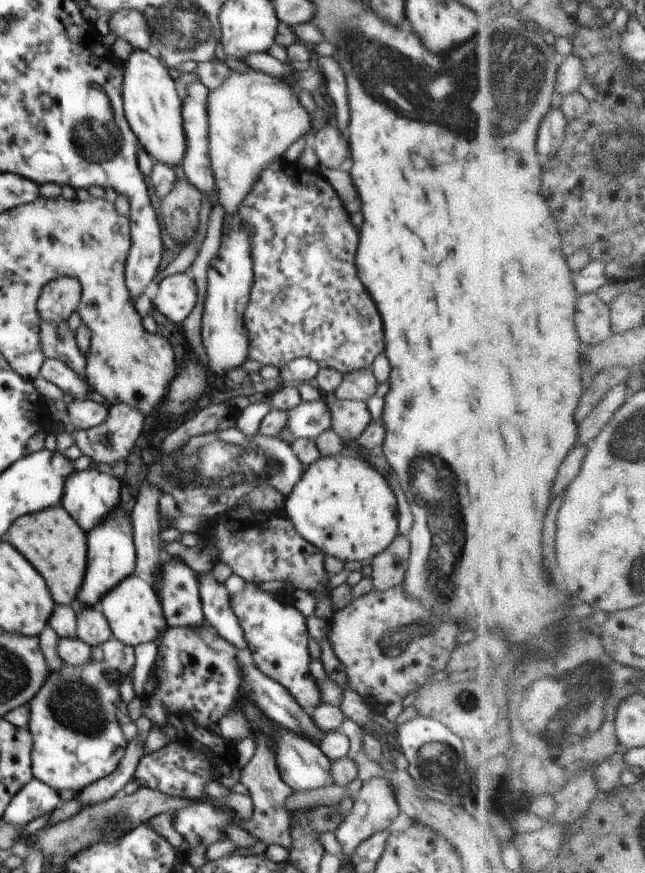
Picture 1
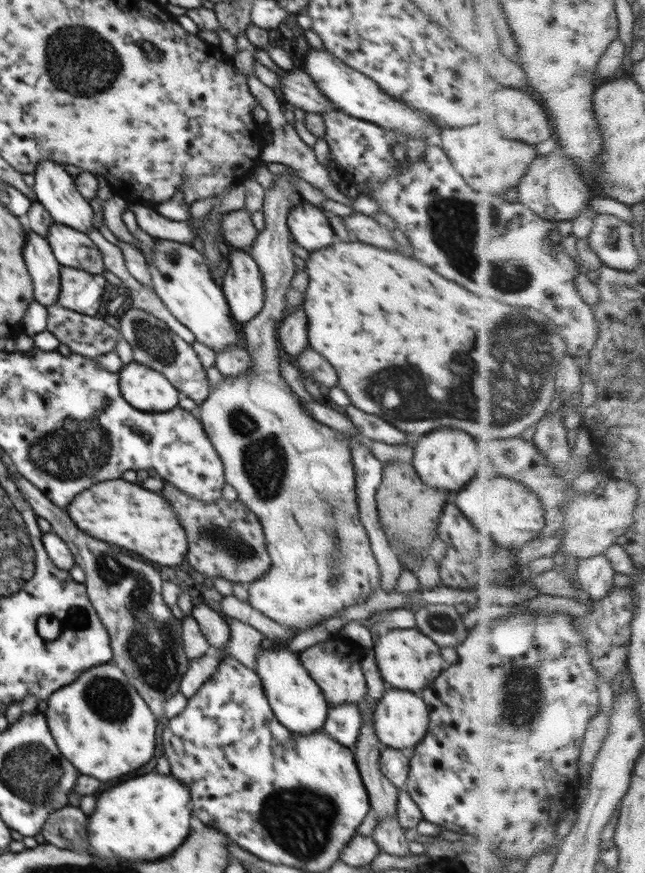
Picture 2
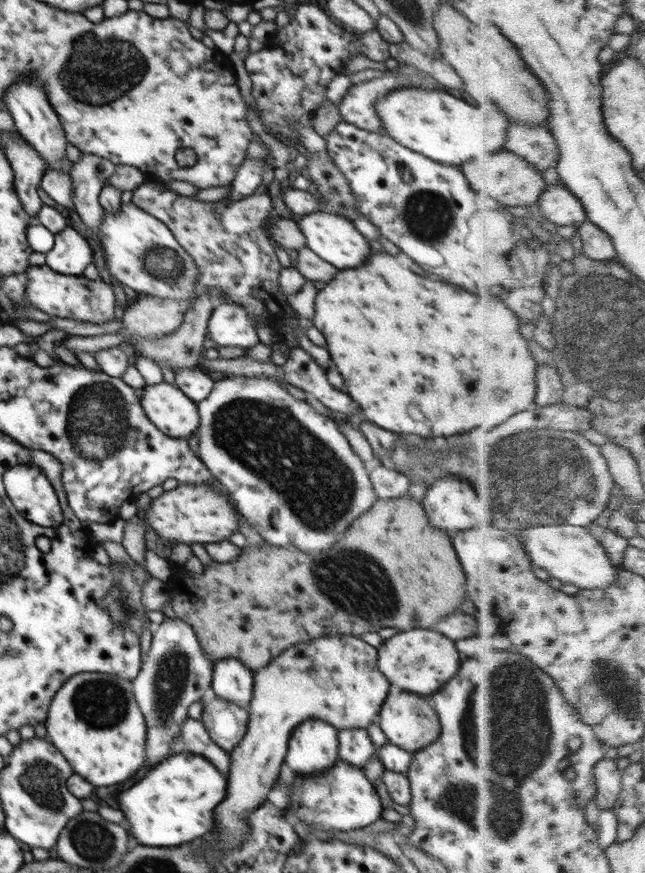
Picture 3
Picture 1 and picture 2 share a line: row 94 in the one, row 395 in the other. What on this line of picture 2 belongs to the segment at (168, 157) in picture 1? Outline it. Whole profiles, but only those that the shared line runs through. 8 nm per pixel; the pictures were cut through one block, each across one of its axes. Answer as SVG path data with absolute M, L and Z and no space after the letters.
M139 363L123 366L118 373L124 401L142 412L168 412L179 407L179 391L160 372Z

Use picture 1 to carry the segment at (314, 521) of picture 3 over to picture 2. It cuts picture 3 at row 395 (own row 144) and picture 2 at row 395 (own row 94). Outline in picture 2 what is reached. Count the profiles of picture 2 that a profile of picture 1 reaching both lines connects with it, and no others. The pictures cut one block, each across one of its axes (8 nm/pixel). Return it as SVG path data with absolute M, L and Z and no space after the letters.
M291 168L287 174L274 174L273 179L274 179L274 188L270 190L265 191L265 201L263 204L262 211L264 211L264 216L265 216L265 229L259 233L259 235L256 237L256 240L251 244L249 250L251 255L253 256L253 259L256 261L256 264L258 265L258 268L260 269L261 272L261 277L262 277L262 282L264 283L264 306L262 307L262 310L252 319L249 320L247 323L243 324L243 331L244 331L244 336L246 337L246 348L245 350L249 352L250 357L252 357L252 361L254 361L254 364L252 364L252 368L246 372L246 374L240 374L239 376L236 375L228 375L225 376L222 379L222 382L217 387L214 387L214 390L210 391L210 394L204 402L202 402L202 406L200 406L200 420L203 423L204 430L206 431L206 434L208 435L208 438L210 439L210 442L213 444L213 447L216 449L216 452L219 454L219 457L221 458L221 462L223 463L223 469L224 469L224 476L225 476L225 482L228 484L232 485L232 488L236 490L237 492L237 500L242 502L242 504L245 504L257 517L258 520L260 521L260 524L262 525L262 530L265 536L265 543L267 546L267 551L268 554L270 555L271 558L271 567L269 568L268 572L265 572L264 575L262 575L258 580L251 582L246 585L246 591L245 591L245 599L249 602L249 604L254 608L255 610L258 610L260 613L265 614L268 618L271 618L272 620L275 620L276 622L279 622L280 624L283 625L288 625L288 628L294 629L295 630L295 636L296 634L299 634L301 631L306 630L307 628L312 628L312 626L317 625L319 622L322 622L322 620L328 620L329 618L334 618L342 616L338 616L338 613L342 612L346 608L359 604L359 598L360 597L366 597L372 592L376 590L378 586L380 586L380 578L381 578L381 572L377 563L377 560L375 559L375 556L372 556L372 549L371 549L371 542L369 541L369 536L367 533L367 530L365 529L365 526L362 524L362 521L360 520L359 517L359 506L358 506L358 501L357 501L357 484L356 484L356 476L355 476L355 469L353 466L352 462L352 455L351 455L351 442L349 440L349 437L346 437L345 434L342 434L341 432L338 432L337 430L334 430L333 428L330 428L329 426L326 426L325 424L322 424L321 422L318 422L305 408L300 404L300 399L299 397L291 390L290 386L284 381L284 378L280 375L280 348L278 348L278 342L276 342L276 322L278 320L282 320L283 314L285 314L285 308L287 307L287 302L286 300L286 293L288 290L288 287L290 286L291 280L293 279L293 276L295 275L295 271L297 268L294 266L294 262L292 261L292 258L294 258L293 252L291 251L291 244L290 244L290 235L291 233L289 232L289 226L287 225L287 218L288 218L288 208L290 206L289 200L296 194L295 186L293 184L295 183L295 178L298 177L297 174L295 174L295 171Z

